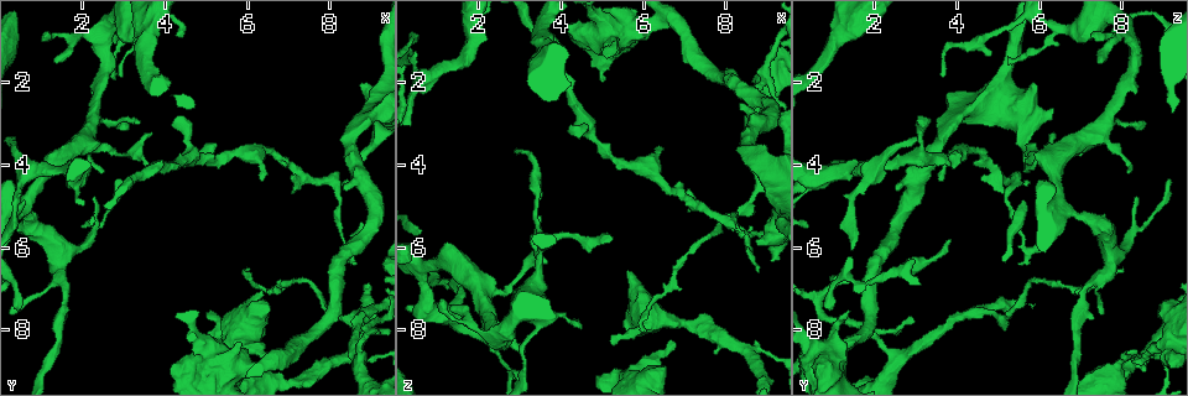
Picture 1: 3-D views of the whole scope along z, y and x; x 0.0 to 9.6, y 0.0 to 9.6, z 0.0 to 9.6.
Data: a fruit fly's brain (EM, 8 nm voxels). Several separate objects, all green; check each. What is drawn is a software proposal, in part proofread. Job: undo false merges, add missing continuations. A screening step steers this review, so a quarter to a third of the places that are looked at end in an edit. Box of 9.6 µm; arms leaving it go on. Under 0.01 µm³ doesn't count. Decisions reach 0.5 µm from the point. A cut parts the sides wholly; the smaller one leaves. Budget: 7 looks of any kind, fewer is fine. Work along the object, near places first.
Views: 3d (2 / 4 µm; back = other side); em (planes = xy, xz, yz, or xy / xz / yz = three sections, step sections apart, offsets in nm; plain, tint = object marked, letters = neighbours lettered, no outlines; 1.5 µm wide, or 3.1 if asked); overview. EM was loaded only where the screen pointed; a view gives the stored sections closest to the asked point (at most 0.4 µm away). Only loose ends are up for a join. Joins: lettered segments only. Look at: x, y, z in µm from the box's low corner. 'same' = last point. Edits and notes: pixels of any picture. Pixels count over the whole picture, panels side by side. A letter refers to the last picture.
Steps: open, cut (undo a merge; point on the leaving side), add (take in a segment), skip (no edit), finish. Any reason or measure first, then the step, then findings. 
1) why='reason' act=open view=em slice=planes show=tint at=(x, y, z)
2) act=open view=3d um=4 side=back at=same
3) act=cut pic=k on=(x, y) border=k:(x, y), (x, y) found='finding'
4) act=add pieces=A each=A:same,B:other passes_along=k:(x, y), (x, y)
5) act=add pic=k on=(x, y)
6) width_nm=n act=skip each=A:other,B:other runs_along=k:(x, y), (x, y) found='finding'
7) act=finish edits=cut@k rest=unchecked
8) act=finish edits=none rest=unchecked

why='branch stops here' act=open view=3d um=2 side=back at=(4.15, 2.85, 3.10)

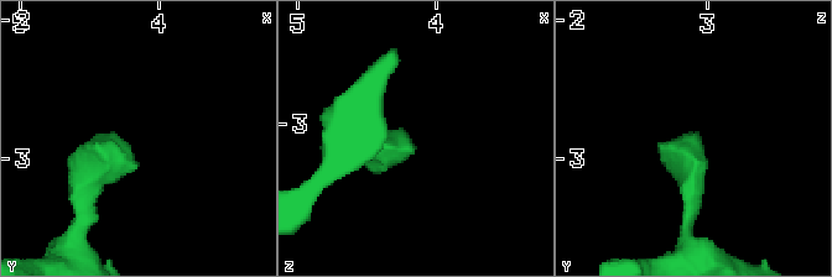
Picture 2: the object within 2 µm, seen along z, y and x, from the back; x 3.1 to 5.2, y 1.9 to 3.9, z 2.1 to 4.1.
act=open view=em slice=planes show=letters at=(4.20, 2.90, 3.08)

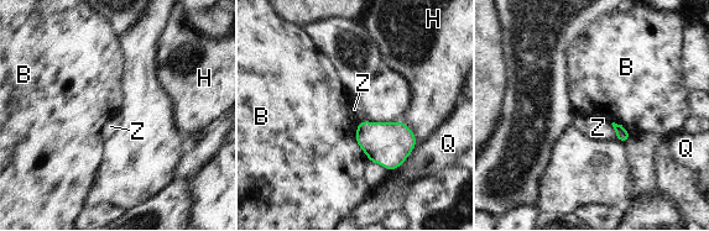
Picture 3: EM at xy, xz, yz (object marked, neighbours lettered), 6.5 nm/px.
act=skip each=B:other,H:other,Q:other,Z:other border=3:(356, 125), (356, 145), (369, 159) found='no lettered segment goes on from it'

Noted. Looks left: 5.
why='an open end' act=open view=3d um=2 at=(3.40, 1.60, 5.30)

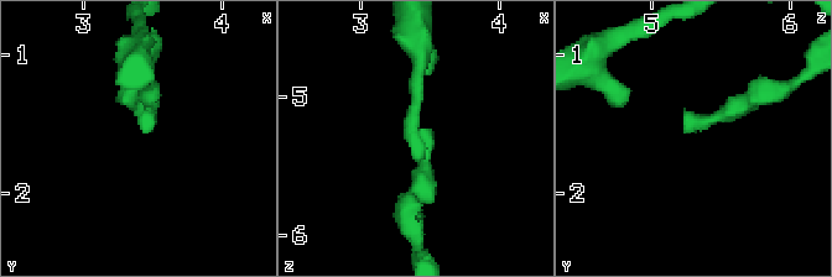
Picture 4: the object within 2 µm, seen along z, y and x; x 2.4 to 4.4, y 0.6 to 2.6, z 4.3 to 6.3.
act=open view=em slice=planes show=plain at=(3.44, 1.56, 5.26)

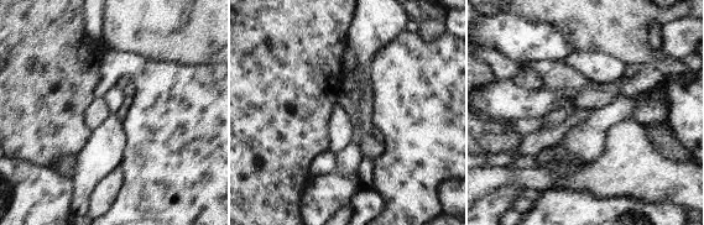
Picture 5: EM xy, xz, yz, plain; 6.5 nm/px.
act=open view=em slice=planes show=letters at=same

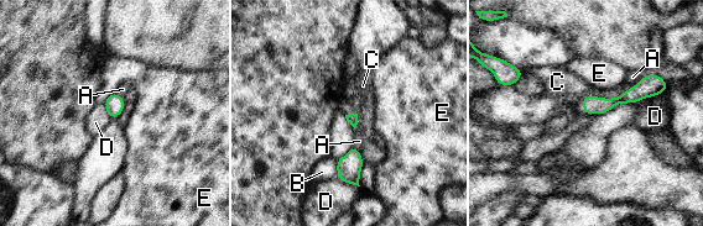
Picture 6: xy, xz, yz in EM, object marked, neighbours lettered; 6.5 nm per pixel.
act=skip each=A:other,B:other,C:other,D:other,E:other found='no lettered segment goes on from it'

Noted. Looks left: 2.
why='free end' act=open view=em slice=planes show=tint at=(3.15, 3.10, 8.55)

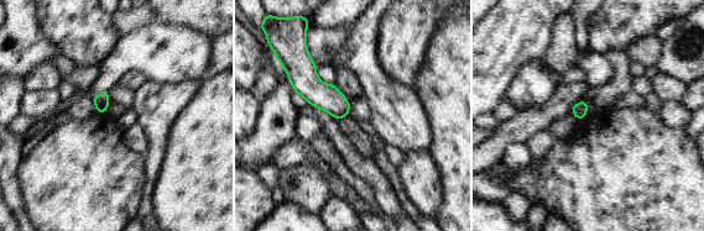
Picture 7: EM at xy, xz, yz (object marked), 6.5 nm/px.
act=open view=em slice=planes show=letters at=same

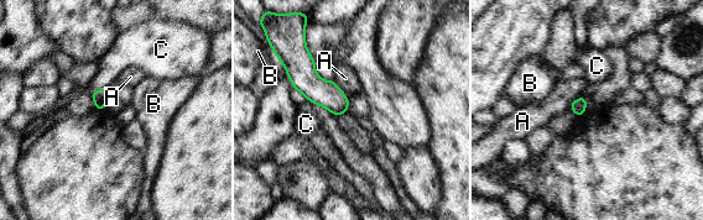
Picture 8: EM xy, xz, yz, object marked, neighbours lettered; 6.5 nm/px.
width_nm=100 act=skip each=A:other,B:other,C:other border=8:(333, 80), (349, 100) found='none of them fits'

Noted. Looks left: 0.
act=finish edits=none rest=unchecked

